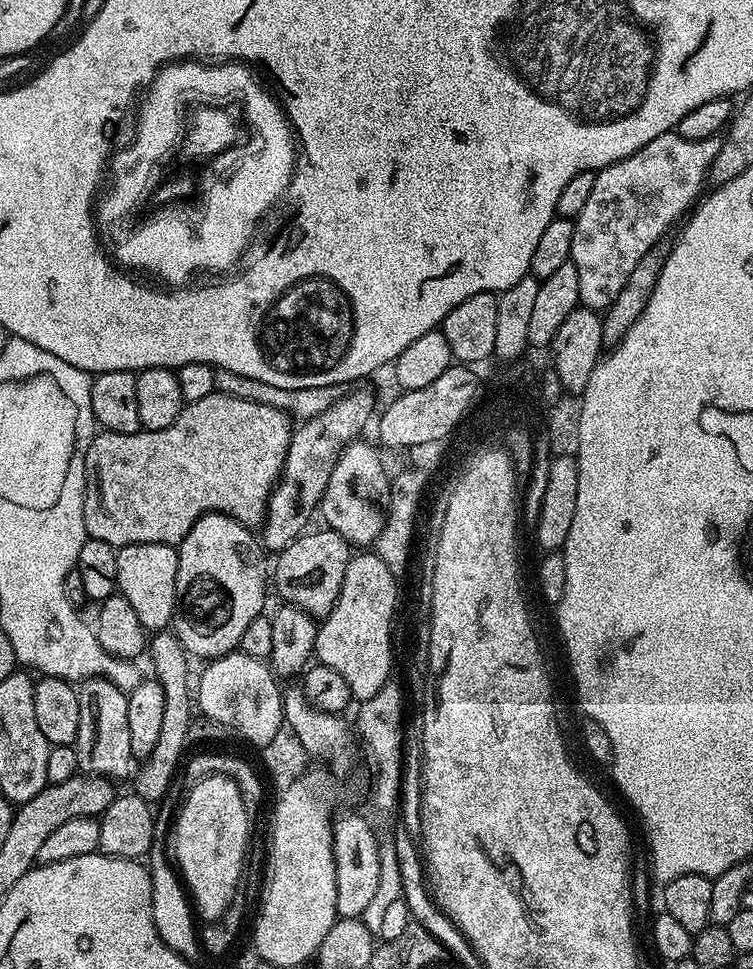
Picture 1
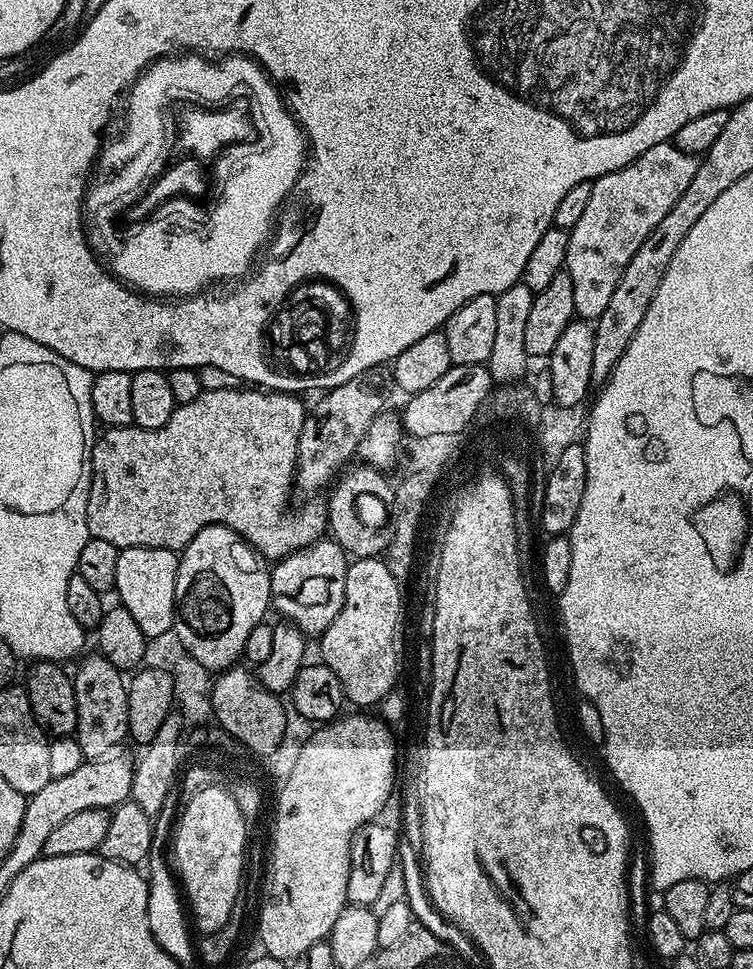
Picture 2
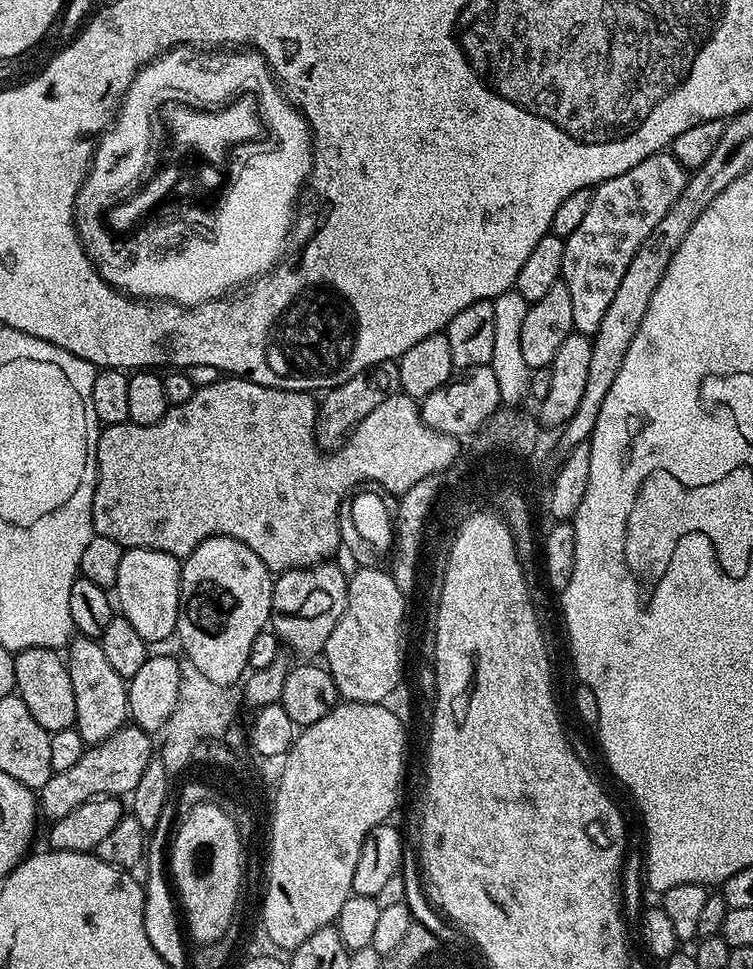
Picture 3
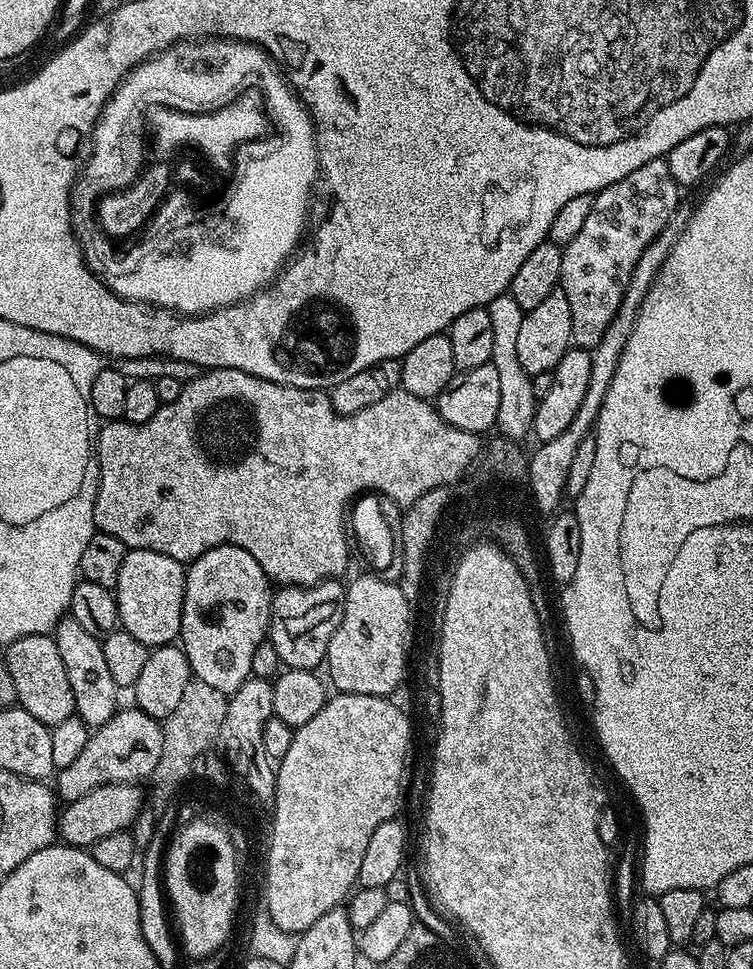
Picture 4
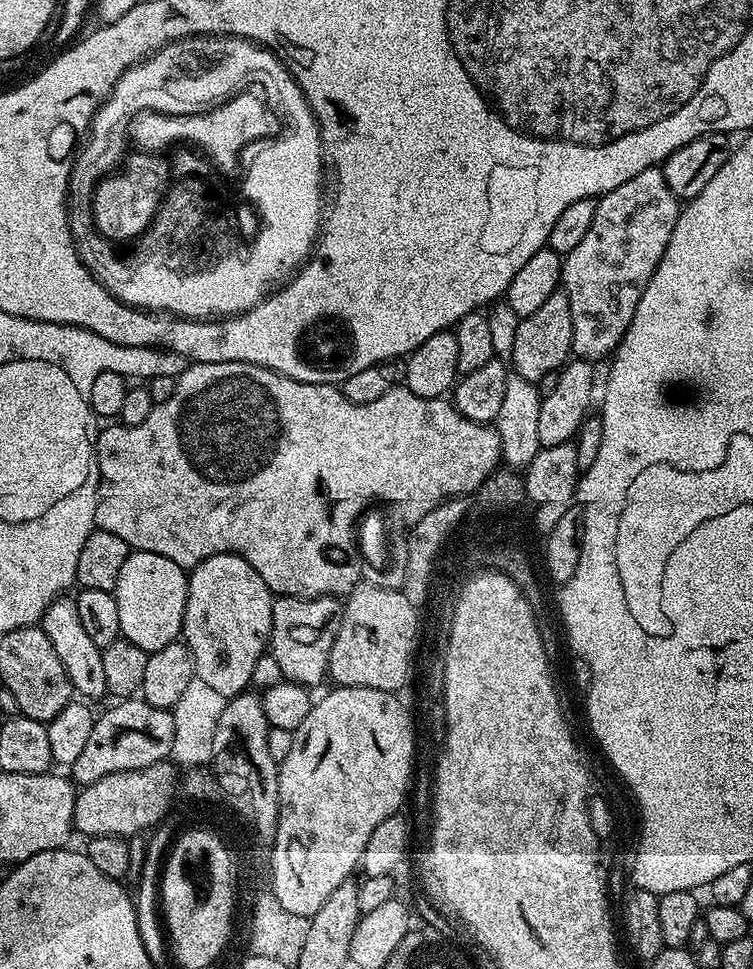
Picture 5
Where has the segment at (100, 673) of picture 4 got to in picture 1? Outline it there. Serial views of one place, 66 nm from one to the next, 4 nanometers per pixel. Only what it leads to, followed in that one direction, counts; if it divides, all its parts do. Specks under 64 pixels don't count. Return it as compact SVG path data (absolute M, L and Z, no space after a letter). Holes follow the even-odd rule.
M103 678L85 680L79 685L78 691L78 734L74 745L78 754L80 772L97 778L107 778L119 782L123 776L131 777L134 772L134 761L130 750L130 722L126 715L128 705L128 692L123 688L114 686L114 682Z

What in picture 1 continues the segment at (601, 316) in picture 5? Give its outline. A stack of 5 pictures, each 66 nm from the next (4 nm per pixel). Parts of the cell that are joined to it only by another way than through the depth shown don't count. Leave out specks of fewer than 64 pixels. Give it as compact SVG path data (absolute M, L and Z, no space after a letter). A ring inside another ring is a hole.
M673 130L654 138L654 142L646 142L642 150L596 172L590 199L586 201L586 206L582 206L582 214L574 218L574 246L570 262L578 270L578 294L583 307L606 310L614 298L622 294L642 258L646 258L648 251L661 243L660 239L667 234L668 227L701 199L705 191L704 180L706 184L720 146L721 141L715 136L705 140L687 140Z

